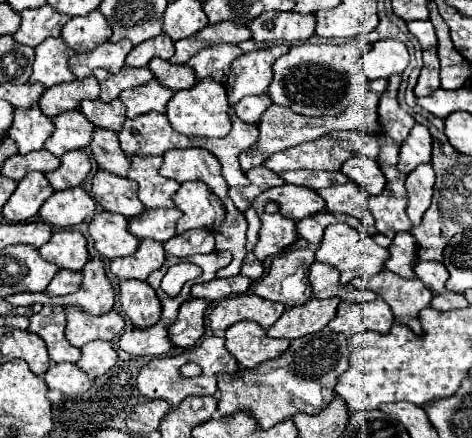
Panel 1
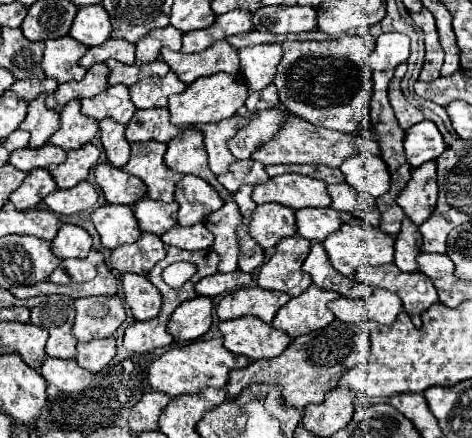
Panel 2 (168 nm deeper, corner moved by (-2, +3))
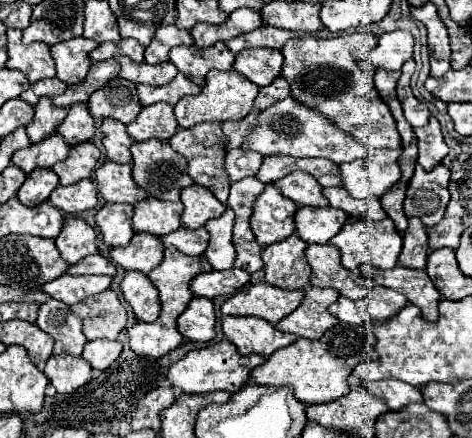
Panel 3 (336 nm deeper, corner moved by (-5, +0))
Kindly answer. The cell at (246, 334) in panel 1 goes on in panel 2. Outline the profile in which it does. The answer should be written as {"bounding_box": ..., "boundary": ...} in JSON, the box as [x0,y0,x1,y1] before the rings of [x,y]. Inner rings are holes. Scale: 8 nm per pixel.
{"bounding_box":[220,316,290,360],"boundary":[[[242,316],[238,320],[220,322],[220,332],[224,346],[238,356],[246,356],[248,360],[262,360],[262,358],[276,358],[280,356],[286,346],[290,344],[288,334],[282,330],[274,330],[270,324],[254,316]],[[264,350],[264,352],[252,352]]]}

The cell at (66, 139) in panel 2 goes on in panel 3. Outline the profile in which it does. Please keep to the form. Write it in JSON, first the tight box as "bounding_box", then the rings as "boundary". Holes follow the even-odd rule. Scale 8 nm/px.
{"bounding_box":[57,103,95,147],"boundary":[[[77,103],[77,105],[69,107],[67,117],[57,127],[57,133],[71,147],[77,145],[77,143],[89,141],[93,137],[93,133],[95,133],[95,121],[93,121],[93,117],[89,113],[87,103]]]}

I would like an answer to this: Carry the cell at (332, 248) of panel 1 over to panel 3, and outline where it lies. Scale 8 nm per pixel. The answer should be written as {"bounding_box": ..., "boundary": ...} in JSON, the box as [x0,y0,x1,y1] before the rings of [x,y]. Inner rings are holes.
{"bounding_box":[329,217,403,271],"boundary":[[[387,217],[383,221],[351,219],[351,221],[347,221],[343,225],[341,233],[337,233],[337,237],[333,237],[333,241],[329,241],[329,243],[335,245],[341,251],[341,263],[343,263],[343,267],[347,267],[349,271],[355,271],[363,263],[373,263],[379,269],[395,267],[397,261],[399,261],[403,239],[397,233],[393,221],[389,221],[389,217]]]}

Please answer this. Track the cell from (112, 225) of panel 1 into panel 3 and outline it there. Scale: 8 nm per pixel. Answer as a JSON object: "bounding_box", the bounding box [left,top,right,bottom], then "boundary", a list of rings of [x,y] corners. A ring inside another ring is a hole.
{"bounding_box":[95,203,133,247],"boundary":[[[105,203],[97,215],[95,215],[95,225],[99,227],[103,241],[109,247],[119,247],[127,245],[133,237],[133,227],[131,227],[131,217],[133,217],[133,205],[127,203]]]}

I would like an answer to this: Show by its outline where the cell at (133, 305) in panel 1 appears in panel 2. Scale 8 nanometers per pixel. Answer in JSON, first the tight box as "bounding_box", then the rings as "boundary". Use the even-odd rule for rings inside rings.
{"bounding_box":[122,274,162,320],"boundary":[[[124,274],[122,290],[136,320],[150,320],[160,312],[162,308],[160,292],[154,288],[154,284],[150,284],[146,276]]]}

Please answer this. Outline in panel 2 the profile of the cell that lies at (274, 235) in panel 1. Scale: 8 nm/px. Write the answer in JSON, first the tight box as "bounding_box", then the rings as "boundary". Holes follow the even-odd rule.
{"bounding_box":[250,202,296,250],"boundary":[[[274,202],[256,206],[250,224],[250,234],[264,250],[276,246],[282,238],[296,236],[294,210]]]}

